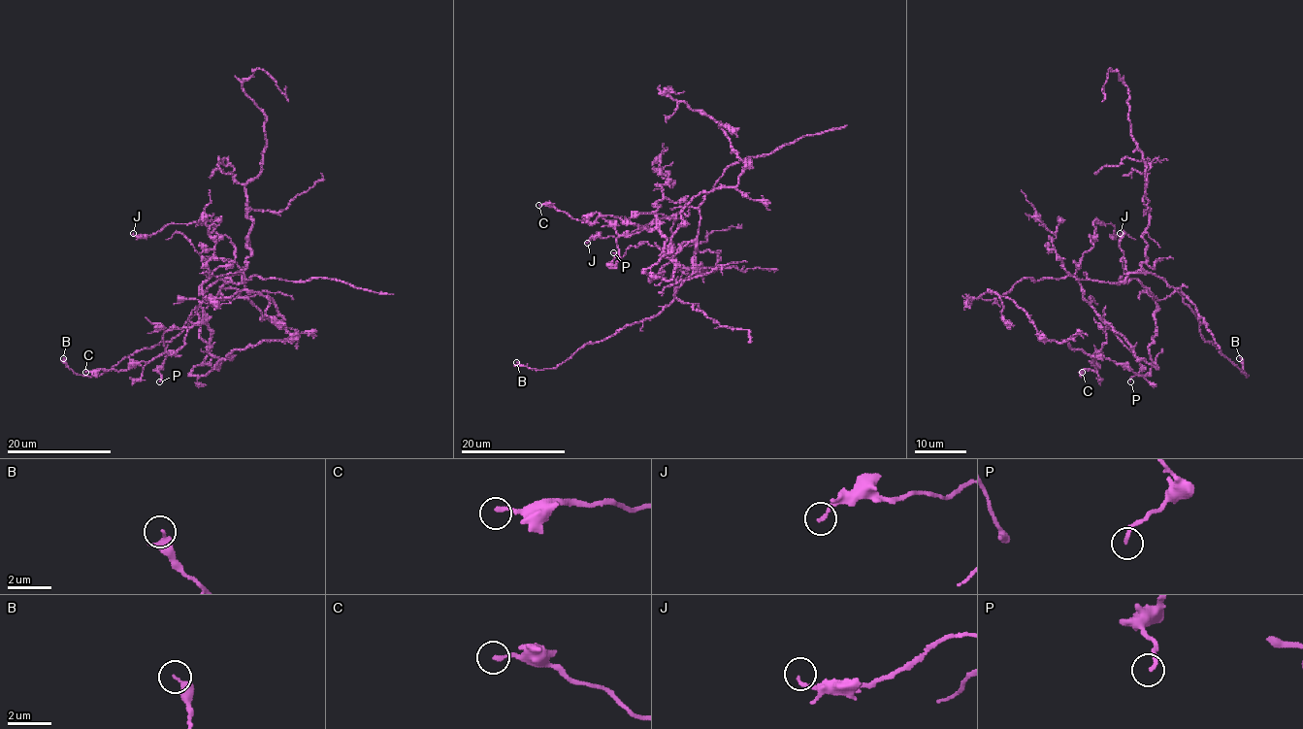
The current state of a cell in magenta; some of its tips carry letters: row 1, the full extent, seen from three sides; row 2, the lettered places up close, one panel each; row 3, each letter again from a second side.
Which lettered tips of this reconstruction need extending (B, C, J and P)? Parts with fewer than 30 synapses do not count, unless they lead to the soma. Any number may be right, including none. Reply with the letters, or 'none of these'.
none of these

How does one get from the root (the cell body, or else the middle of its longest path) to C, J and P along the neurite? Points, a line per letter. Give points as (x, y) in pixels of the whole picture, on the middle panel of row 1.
C: (651, 278), (664, 271), (659, 276), (670, 280), (674, 270), (656, 229), (598, 213), (577, 220), (538, 205)
J: (651, 278), (674, 270), (656, 203), (686, 202), (687, 216), (587, 243)
P: (651, 278), (664, 271), (659, 276), (670, 280), (674, 270), (656, 229), (621, 235), (614, 264), (613, 252)

